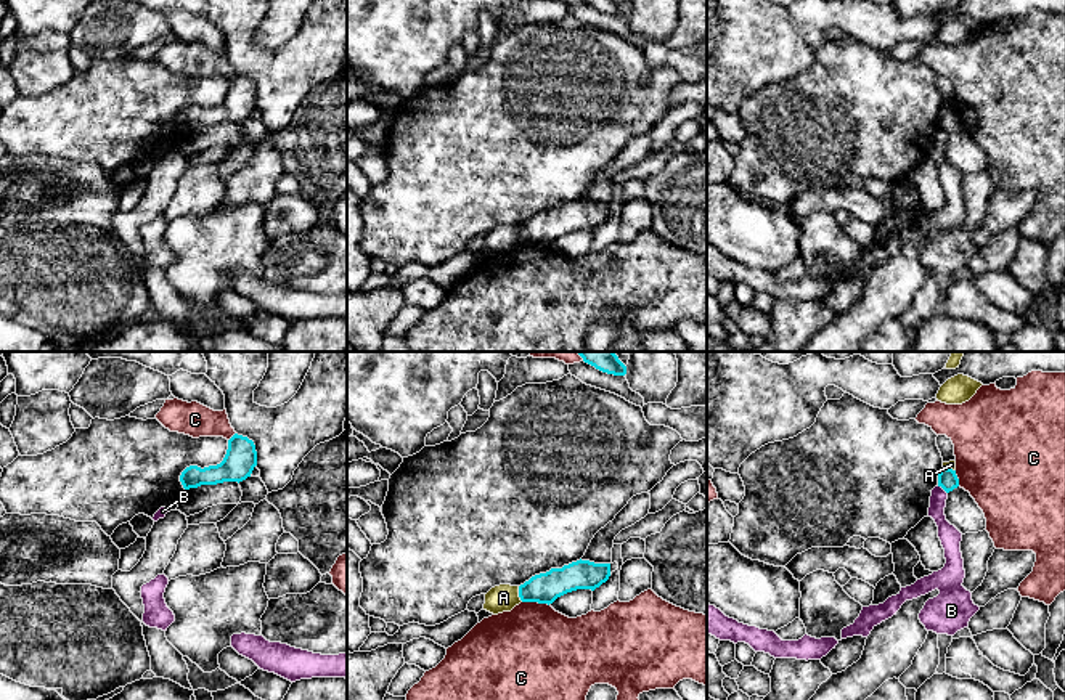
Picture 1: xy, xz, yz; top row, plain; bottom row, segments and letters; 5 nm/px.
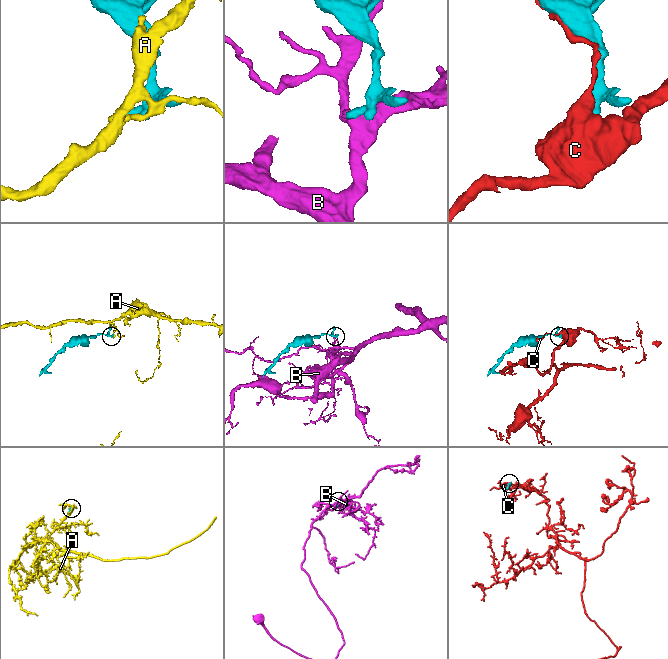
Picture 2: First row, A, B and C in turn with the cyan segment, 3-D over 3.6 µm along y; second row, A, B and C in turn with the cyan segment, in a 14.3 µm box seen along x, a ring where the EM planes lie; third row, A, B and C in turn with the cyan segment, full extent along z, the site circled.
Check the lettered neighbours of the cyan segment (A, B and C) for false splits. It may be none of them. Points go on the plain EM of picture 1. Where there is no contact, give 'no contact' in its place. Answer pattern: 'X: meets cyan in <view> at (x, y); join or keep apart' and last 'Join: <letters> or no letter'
A: meets cyan in xz at (519, 235); keep apart
B: meets cyan in yz at (942, 127); keep apart
C: meets cyan in xz at (535, 241); keep apart
Join: no letter

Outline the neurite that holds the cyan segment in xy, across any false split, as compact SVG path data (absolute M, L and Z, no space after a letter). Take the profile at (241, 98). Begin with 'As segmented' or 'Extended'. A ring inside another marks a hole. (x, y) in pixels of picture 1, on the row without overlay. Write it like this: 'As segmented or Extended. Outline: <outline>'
As segmented. Outline: M235 74L228 80L228 90L223 101L217 106L186 108L180 122L185 130L198 128L201 125L217 125L223 122L243 122L251 117L254 108L257 106L257 92L252 80L247 77Z

